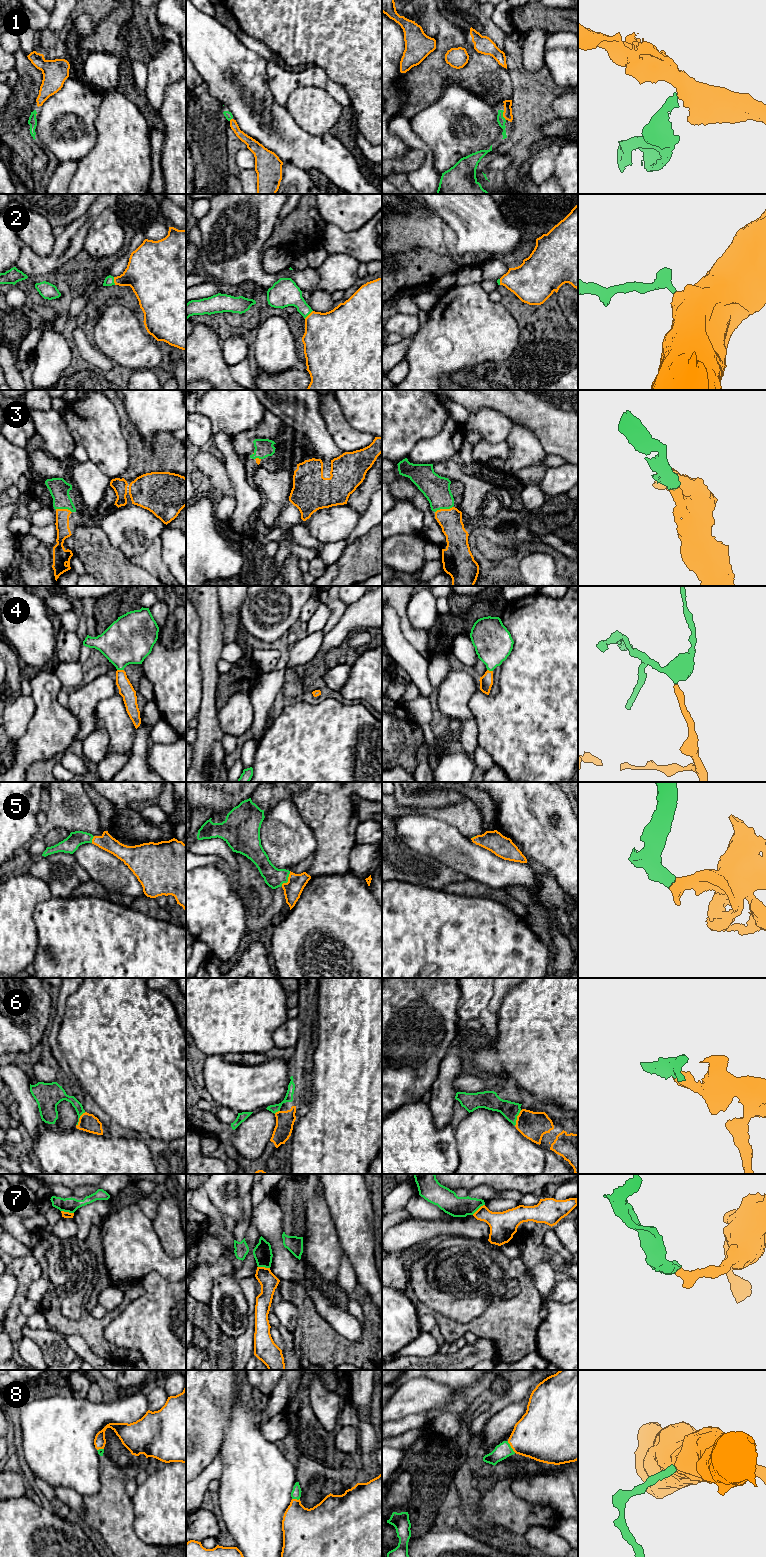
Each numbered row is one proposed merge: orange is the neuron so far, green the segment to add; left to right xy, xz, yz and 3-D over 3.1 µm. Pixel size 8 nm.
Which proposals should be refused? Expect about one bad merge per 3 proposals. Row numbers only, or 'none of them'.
7

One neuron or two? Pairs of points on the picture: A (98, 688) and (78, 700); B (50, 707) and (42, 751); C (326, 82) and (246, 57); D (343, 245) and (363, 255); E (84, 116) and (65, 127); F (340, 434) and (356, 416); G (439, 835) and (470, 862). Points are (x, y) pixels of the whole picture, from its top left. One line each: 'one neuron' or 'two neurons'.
A: one neuron
B: one neuron
C: two neurons
D: one neuron
E: one neuron
F: two neurons
G: one neuron

